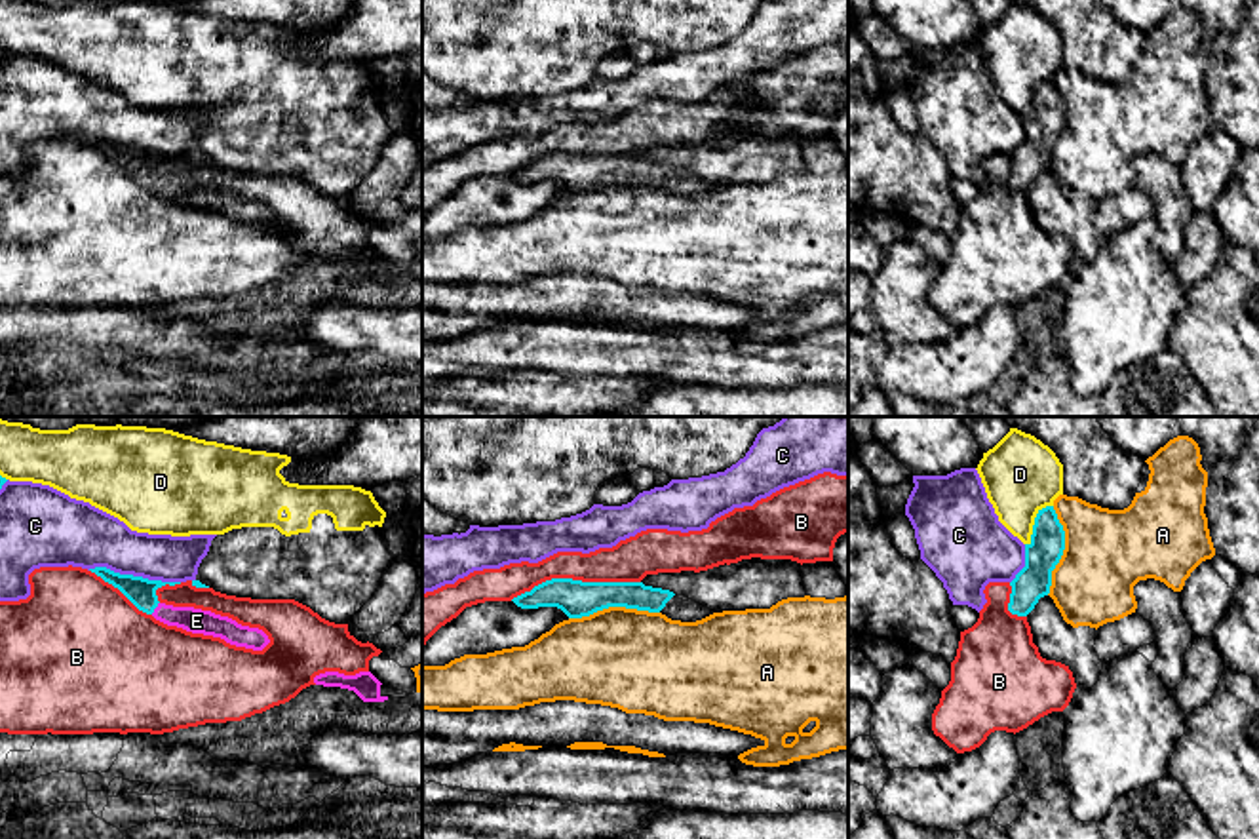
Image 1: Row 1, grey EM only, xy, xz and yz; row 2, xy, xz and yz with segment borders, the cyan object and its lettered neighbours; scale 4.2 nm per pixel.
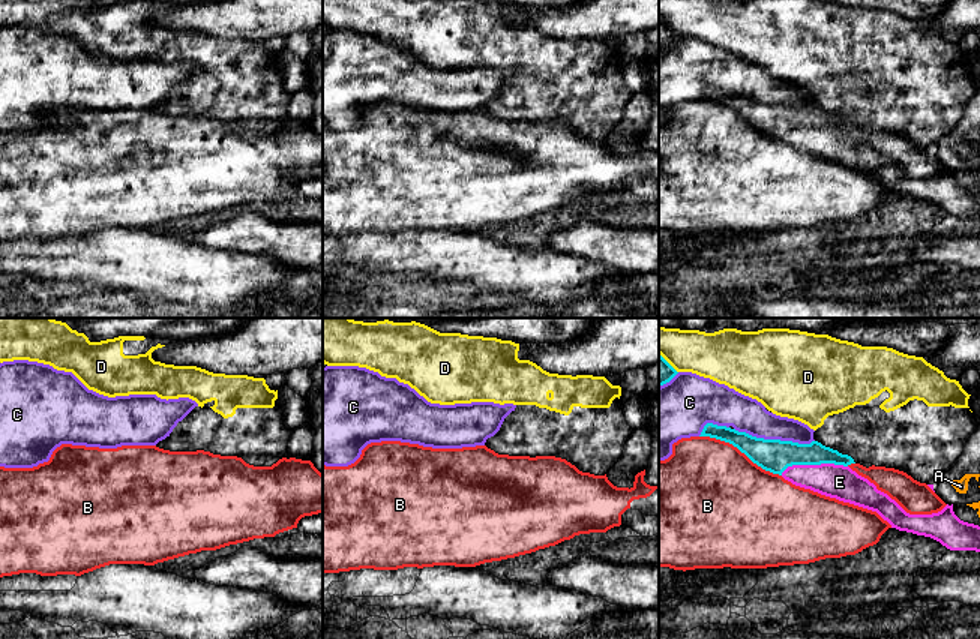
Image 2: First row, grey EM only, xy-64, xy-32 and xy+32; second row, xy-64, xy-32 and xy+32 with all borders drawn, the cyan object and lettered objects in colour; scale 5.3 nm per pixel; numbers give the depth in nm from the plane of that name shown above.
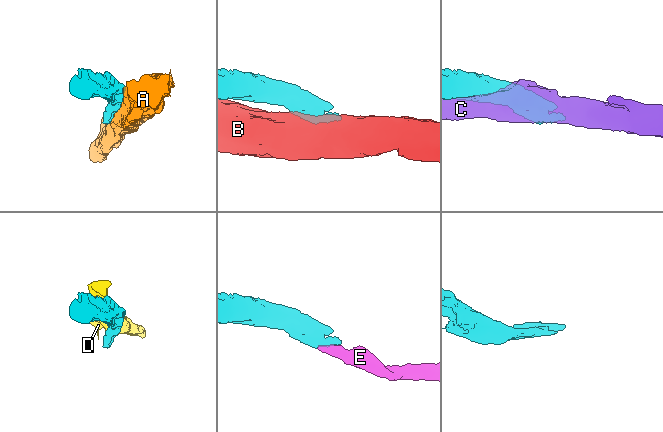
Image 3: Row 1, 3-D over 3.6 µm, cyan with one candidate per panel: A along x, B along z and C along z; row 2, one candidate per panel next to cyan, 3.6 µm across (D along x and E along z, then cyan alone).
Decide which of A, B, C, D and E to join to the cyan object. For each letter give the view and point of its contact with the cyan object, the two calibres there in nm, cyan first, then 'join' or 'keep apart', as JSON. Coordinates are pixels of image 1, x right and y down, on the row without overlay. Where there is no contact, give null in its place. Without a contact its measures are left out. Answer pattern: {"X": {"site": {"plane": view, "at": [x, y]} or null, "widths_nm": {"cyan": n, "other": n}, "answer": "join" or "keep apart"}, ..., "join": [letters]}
{"A": {"site": {"plane": "xz", "at": [613, 179]}, "widths_nm": {"cyan": 160, "other": 420}, "answer": "keep apart"}, "B": {"site": {"plane": "xz", "at": [575, 155]}, "widths_nm": {"cyan": 160, "other": 180}, "answer": "keep apart"}, "C": {"site": {"plane": "xy", "at": [132, 149]}, "widths_nm": {"cyan": 120, "other": 260}, "answer": "keep apart"}, "D": {"site": {"plane": "yz", "at": [1035, 96]}, "widths_nm": {"cyan": 150, "other": 320}, "answer": "keep apart"}, "E": {"site": {"plane": "xy", "at": [156, 179]}, "widths_nm": {"cyan": 120, "other": 110}, "answer": "join"}, "join": ["E"]}

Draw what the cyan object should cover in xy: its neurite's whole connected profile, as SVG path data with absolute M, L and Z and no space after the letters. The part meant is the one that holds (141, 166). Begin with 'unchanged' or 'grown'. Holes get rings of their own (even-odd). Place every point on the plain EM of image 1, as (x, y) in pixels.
grown; M95 141L89 145L118 162L139 185L152 188L156 194L167 200L177 200L192 207L221 211L230 219L253 224L262 224L270 217L262 204L242 200L228 190L194 181L173 181L158 175L158 162L165 158L175 160L181 156L162 156L133 148L120 148L107 141Z

